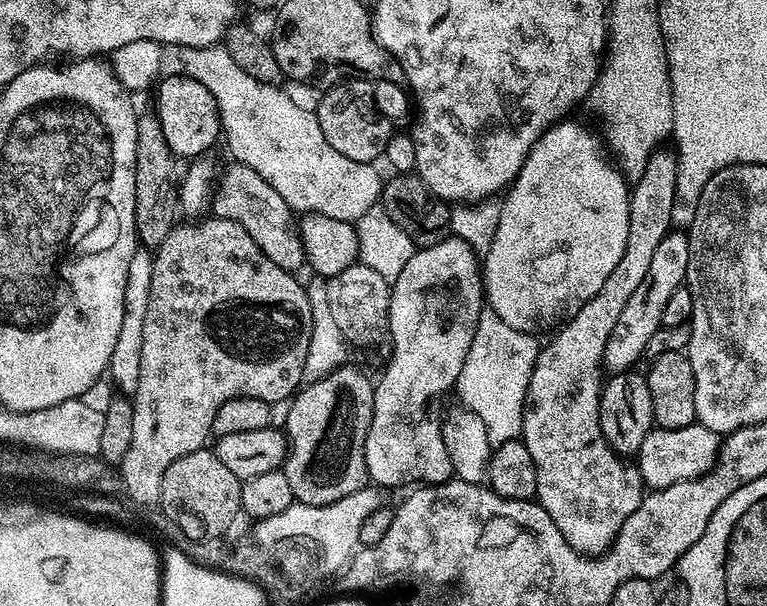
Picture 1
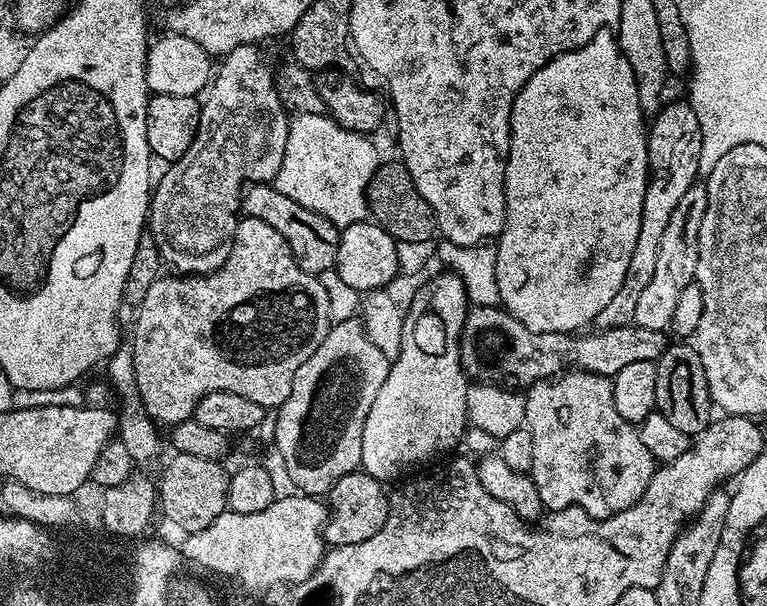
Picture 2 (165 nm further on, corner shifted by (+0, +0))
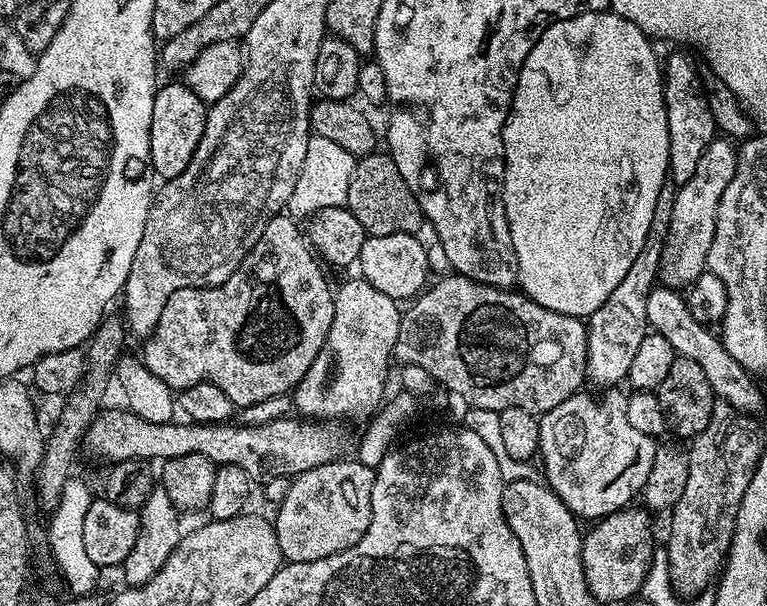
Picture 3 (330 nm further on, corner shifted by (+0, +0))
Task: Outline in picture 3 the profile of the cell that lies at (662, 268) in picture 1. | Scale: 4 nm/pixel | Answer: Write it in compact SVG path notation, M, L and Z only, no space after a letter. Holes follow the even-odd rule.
M728 138L712 140L702 150L702 158L690 182L676 188L674 198L674 214L670 218L670 234L660 255L659 283L665 288L677 290L687 289L706 270L710 246L714 242L714 226L718 218L718 202L722 194L726 194L726 186L730 186L730 178L734 178L736 169L736 153L733 141Z

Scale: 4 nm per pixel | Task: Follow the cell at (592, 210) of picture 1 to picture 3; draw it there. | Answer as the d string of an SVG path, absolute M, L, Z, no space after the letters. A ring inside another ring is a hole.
M611 10L602 12L583 12L574 18L555 20L543 32L522 70L518 74L516 89L512 95L512 109L504 123L502 142L504 143L504 209L506 222L510 226L510 242L514 242L514 254L518 262L519 291L538 302L546 310L554 310L563 316L587 318L610 298L610 294L626 278L630 266L634 266L634 258L642 251L642 242L646 242L646 234L650 234L650 222L654 222L654 206L658 206L658 194L666 186L670 173L668 155L670 154L670 134L666 118L666 102L664 101L664 77L662 64L656 61L656 52L652 49L653 41L634 22L622 18Z

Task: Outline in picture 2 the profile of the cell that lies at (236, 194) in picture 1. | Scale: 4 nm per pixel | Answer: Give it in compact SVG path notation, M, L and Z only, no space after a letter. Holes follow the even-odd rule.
M252 182L242 192L242 212L244 216L262 218L262 222L274 226L290 246L298 266L311 276L319 276L323 271L333 271L336 267L341 229L326 219L322 213L307 209L293 198L288 198L272 182Z

